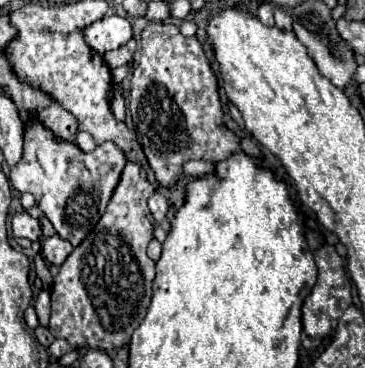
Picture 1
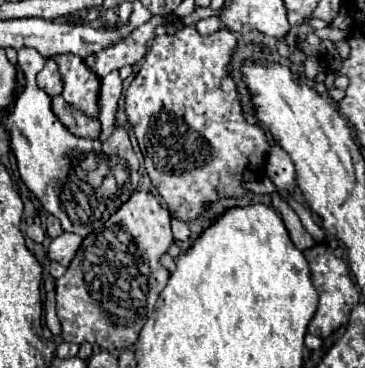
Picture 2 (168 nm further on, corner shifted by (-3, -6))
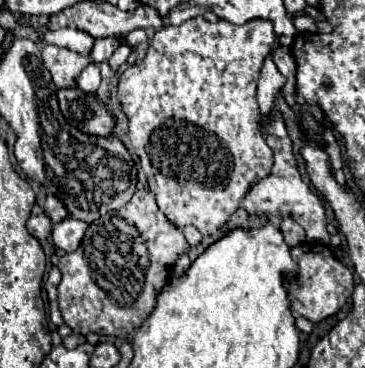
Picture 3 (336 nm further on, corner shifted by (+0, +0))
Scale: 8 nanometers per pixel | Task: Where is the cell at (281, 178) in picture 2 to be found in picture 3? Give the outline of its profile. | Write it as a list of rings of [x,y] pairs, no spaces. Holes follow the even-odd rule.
[[[271,54],[267,56],[267,60],[263,62],[261,68],[261,76],[259,76],[259,86],[257,86],[257,102],[259,102],[259,110],[263,114],[269,114],[273,104],[275,104],[275,96],[277,92],[285,85],[286,78],[281,76],[281,72],[277,70]]]

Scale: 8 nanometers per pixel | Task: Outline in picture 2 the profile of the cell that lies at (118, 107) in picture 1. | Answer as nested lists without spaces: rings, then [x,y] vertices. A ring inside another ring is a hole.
[[[22,48],[18,52],[18,68],[26,76],[26,86],[6,116],[10,146],[18,160],[22,182],[40,200],[42,208],[60,220],[64,232],[86,238],[104,224],[102,214],[106,208],[108,214],[112,208],[116,212],[116,208],[136,190],[140,180],[138,158],[132,150],[128,132],[122,126],[104,142],[78,138],[62,126],[50,108],[50,96],[36,86],[36,74],[44,64],[46,58],[34,48]],[[110,172],[116,172],[116,176],[108,176]]]

